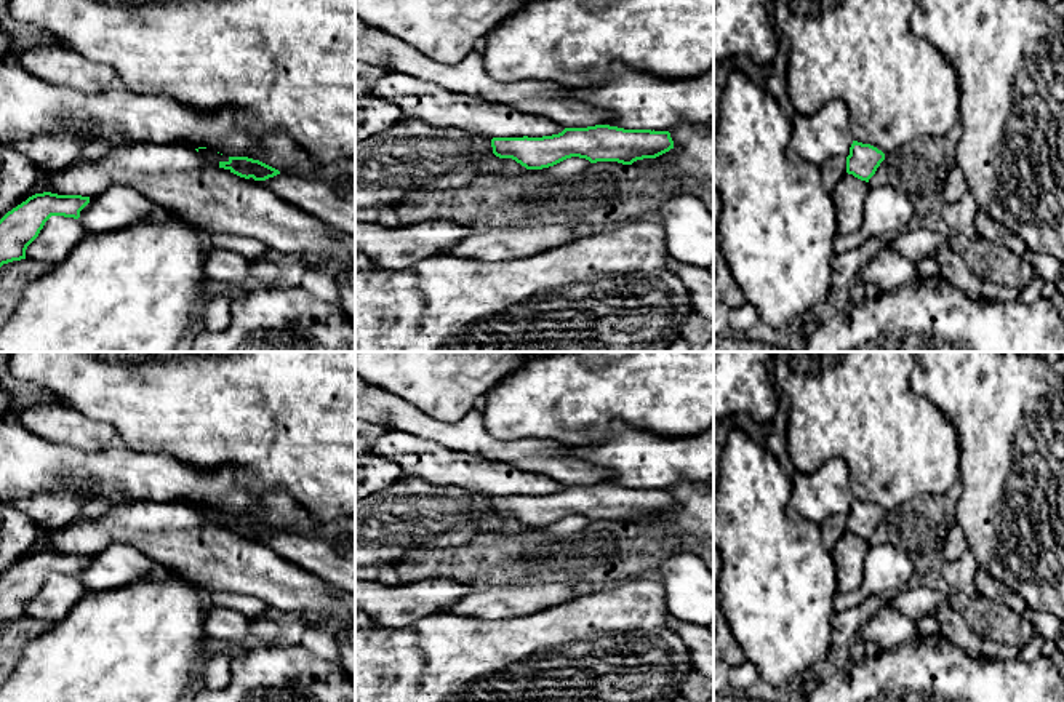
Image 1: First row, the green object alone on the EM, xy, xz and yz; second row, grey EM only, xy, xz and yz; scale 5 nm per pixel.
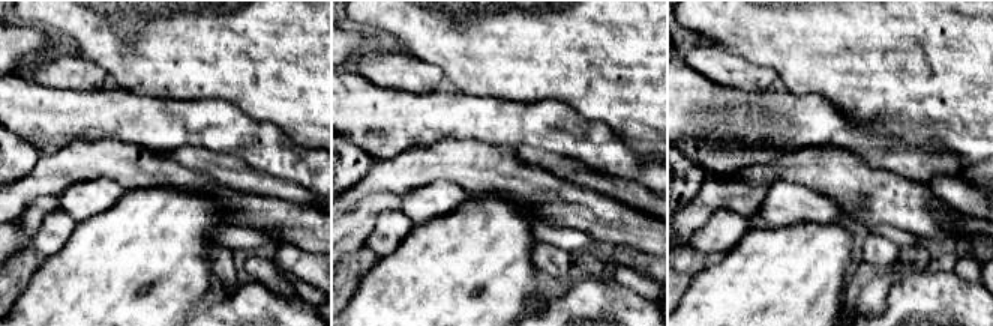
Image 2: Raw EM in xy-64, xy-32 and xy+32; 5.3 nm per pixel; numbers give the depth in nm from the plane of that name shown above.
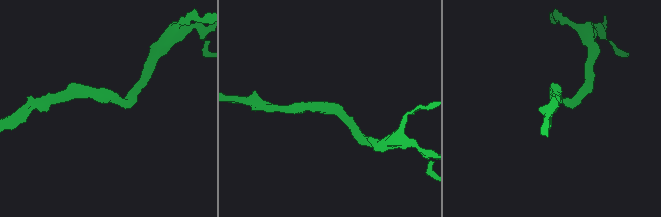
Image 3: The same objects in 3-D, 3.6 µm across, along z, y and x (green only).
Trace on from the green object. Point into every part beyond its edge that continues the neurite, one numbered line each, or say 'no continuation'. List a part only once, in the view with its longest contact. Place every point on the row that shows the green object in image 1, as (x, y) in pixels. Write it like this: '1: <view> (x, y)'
no continuation

